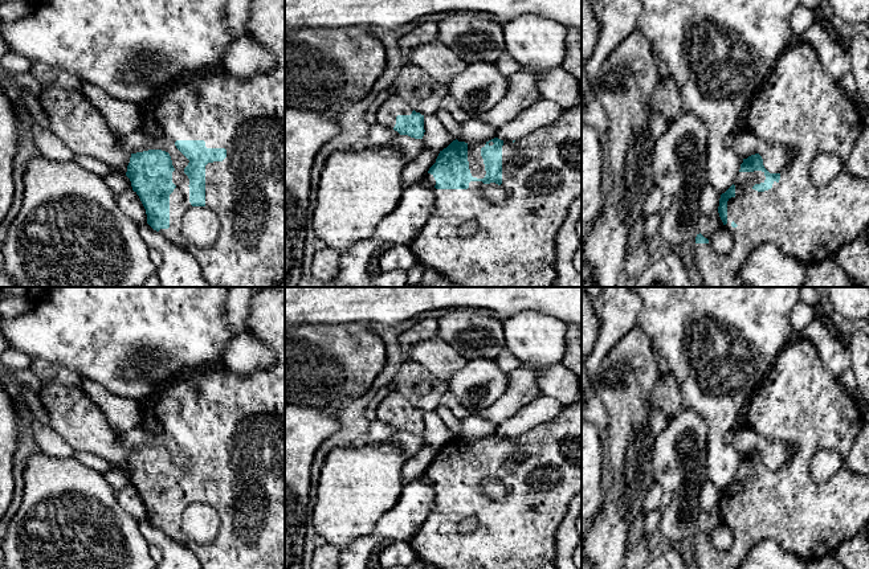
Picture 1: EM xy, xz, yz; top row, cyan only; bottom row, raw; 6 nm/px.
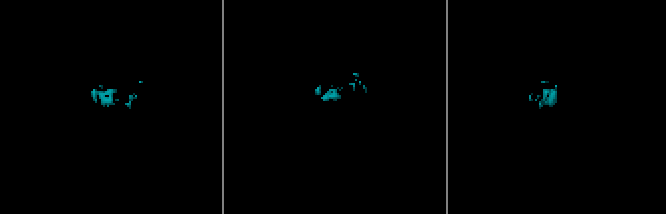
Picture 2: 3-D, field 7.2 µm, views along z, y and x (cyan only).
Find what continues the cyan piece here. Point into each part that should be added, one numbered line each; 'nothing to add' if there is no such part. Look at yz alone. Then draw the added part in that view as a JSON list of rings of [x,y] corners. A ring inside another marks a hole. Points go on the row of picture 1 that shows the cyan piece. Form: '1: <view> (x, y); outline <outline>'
1: yz (799, 106); outline [[[800,40],[782,53],[768,79],[747,107],[746,116],[750,131],[758,138],[768,146],[793,148],[796,156],[780,173],[780,180],[764,192],[752,188],[764,183],[764,172],[738,173],[735,196],[727,201],[727,224],[723,225],[734,237],[734,249],[719,255],[710,243],[694,243],[688,253],[695,259],[702,287],[741,287],[741,267],[766,242],[774,243],[790,258],[813,265],[835,255],[849,241],[864,236],[869,241],[869,179],[857,177],[845,168],[865,124],[856,102],[824,73],[811,44]],[[821,153],[835,155],[843,168],[827,185],[816,187],[809,169]]]

